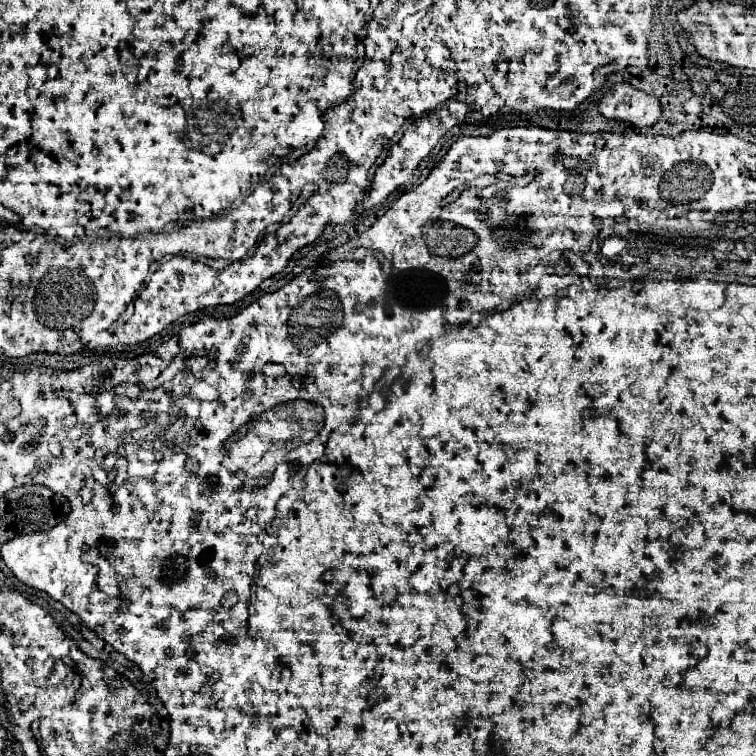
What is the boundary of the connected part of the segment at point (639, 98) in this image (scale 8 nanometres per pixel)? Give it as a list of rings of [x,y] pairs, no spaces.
[[[629,82],[613,84],[599,100],[599,112],[611,120],[631,122],[637,128],[653,126],[661,118],[661,104],[655,96],[637,90]]]

